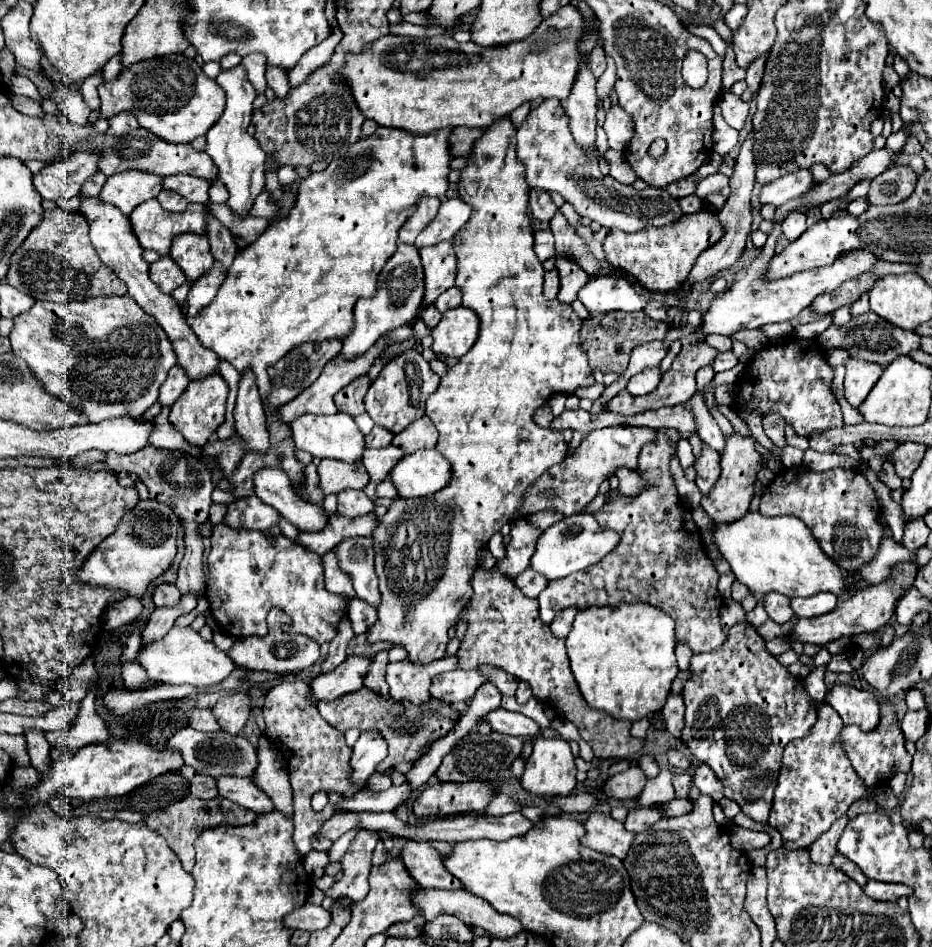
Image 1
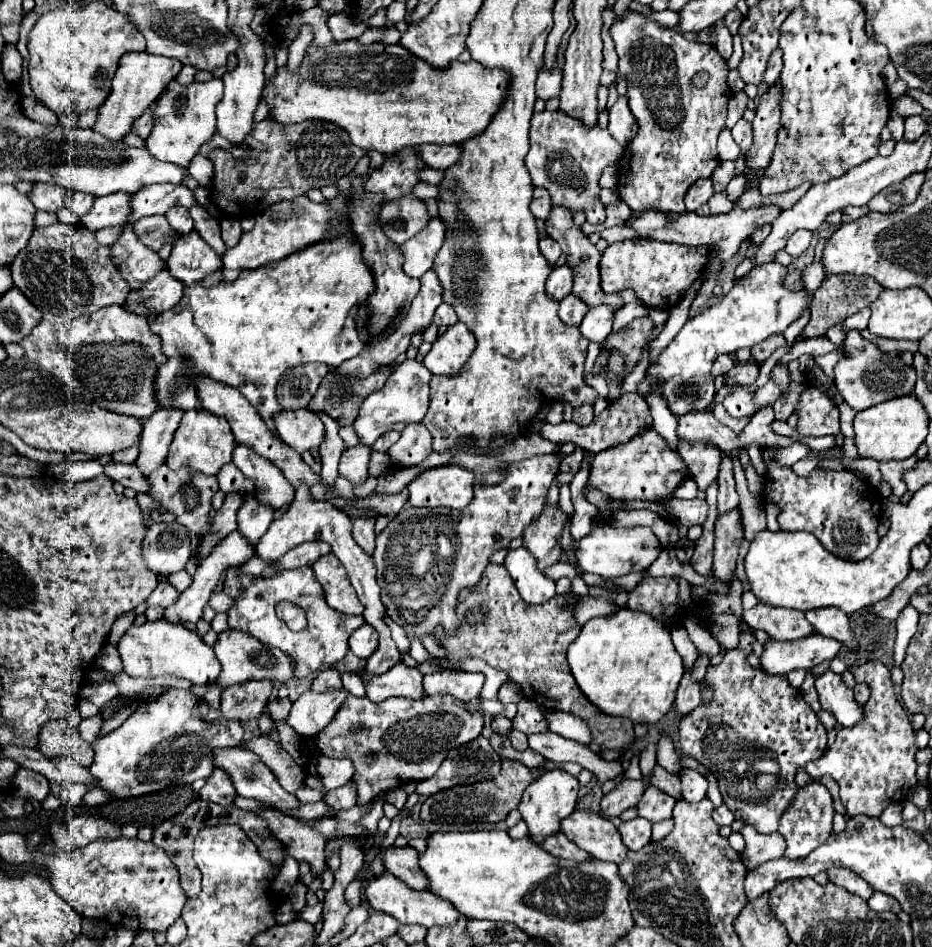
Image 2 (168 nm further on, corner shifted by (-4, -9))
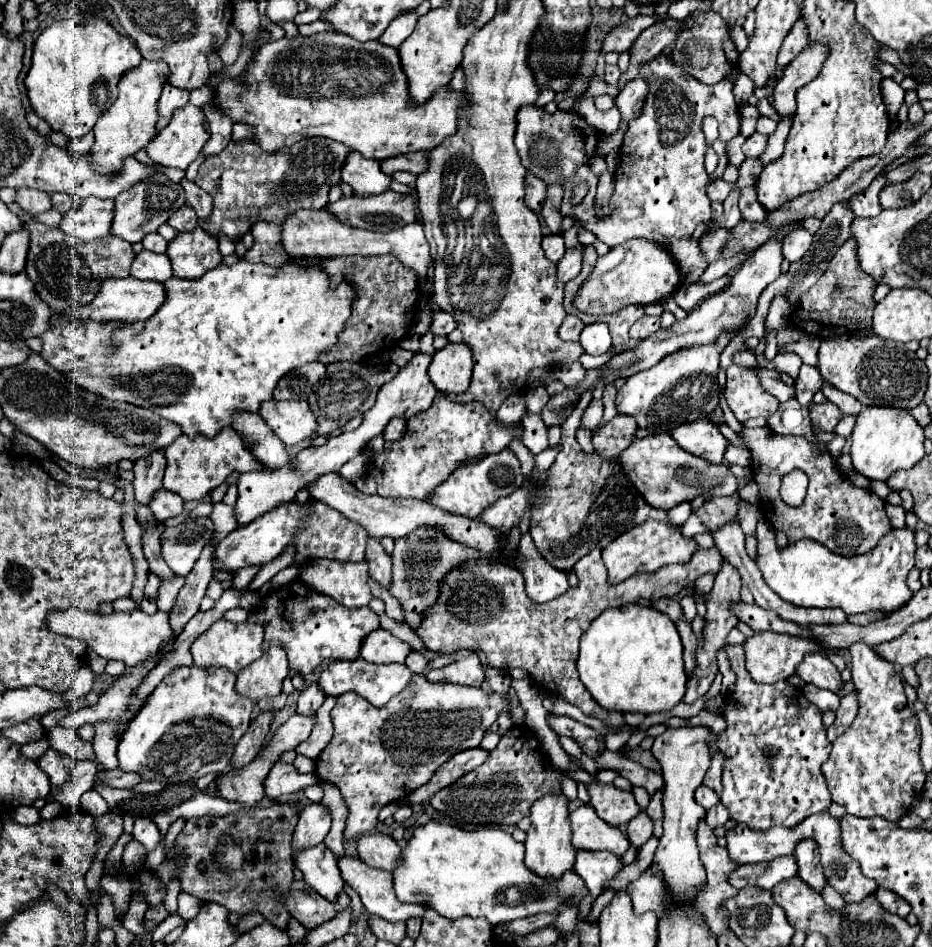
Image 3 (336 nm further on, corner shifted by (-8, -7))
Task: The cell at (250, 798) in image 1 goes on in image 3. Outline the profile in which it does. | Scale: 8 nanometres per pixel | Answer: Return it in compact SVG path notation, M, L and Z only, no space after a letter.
M325 843L295 853L295 867L303 873L303 881L327 901L333 903L337 893L343 891L345 881L339 873L337 857Z

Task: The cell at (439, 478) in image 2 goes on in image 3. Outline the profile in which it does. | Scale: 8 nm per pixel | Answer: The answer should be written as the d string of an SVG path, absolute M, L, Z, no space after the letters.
M503 449L503 453L493 453L481 459L477 465L459 467L447 481L443 481L439 487L435 487L435 493L427 499L431 505L441 507L443 511L465 515L465 517L477 517L489 503L495 503L499 497L505 497L513 493L523 481L519 461L513 451Z

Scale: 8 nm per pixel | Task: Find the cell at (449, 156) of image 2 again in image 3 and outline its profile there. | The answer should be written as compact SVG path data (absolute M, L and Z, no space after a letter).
M405 153L399 157L391 157L381 161L381 169L391 175L395 171L411 171L415 175L427 171L427 153Z

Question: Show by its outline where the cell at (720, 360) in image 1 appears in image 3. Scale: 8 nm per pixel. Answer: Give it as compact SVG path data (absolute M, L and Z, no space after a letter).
M757 367L757 373L759 373L759 381L763 385L765 391L769 391L771 395L775 395L779 401L787 401L789 397L795 395L795 389L785 385L781 379L779 379L779 373L773 371L773 369L767 369L767 367Z

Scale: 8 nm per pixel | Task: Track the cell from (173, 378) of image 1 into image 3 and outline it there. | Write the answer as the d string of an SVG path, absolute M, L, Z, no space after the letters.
M163 449L135 461L135 467L133 467L135 481L133 481L133 485L135 485L135 499L139 503L149 503L151 493L161 487L165 463L167 461L163 457Z

